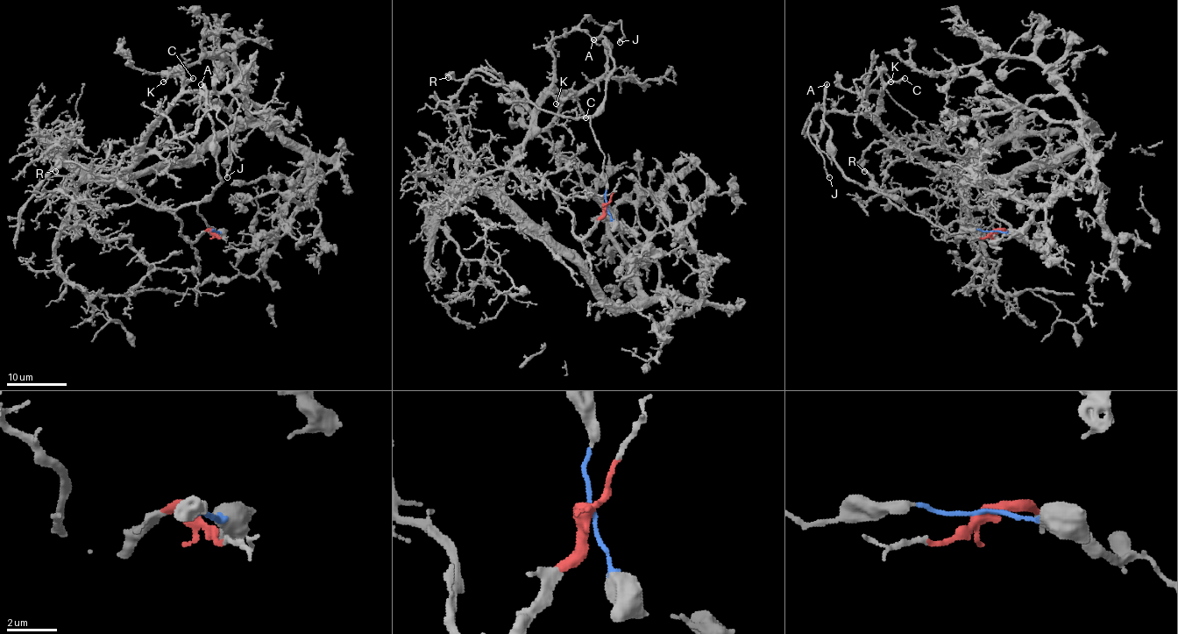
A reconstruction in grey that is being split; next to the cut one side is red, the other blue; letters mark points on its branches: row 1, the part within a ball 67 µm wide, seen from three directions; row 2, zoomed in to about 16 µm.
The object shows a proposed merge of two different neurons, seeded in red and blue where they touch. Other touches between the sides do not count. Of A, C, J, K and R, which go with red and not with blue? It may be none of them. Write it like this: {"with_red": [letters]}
{"with_red": ["C", "K"]}

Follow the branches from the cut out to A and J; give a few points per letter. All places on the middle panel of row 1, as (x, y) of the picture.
A: (606, 205), (604, 159), (590, 117), (606, 96), (606, 77), (614, 65), (610, 47), (602, 37), (593, 39)
J: (606, 205), (604, 159), (590, 117), (614, 65), (599, 37), (610, 23), (620, 21), (619, 42)

